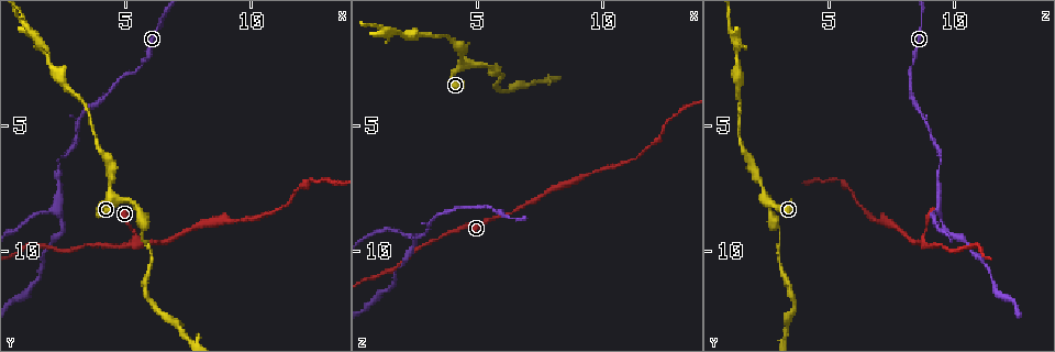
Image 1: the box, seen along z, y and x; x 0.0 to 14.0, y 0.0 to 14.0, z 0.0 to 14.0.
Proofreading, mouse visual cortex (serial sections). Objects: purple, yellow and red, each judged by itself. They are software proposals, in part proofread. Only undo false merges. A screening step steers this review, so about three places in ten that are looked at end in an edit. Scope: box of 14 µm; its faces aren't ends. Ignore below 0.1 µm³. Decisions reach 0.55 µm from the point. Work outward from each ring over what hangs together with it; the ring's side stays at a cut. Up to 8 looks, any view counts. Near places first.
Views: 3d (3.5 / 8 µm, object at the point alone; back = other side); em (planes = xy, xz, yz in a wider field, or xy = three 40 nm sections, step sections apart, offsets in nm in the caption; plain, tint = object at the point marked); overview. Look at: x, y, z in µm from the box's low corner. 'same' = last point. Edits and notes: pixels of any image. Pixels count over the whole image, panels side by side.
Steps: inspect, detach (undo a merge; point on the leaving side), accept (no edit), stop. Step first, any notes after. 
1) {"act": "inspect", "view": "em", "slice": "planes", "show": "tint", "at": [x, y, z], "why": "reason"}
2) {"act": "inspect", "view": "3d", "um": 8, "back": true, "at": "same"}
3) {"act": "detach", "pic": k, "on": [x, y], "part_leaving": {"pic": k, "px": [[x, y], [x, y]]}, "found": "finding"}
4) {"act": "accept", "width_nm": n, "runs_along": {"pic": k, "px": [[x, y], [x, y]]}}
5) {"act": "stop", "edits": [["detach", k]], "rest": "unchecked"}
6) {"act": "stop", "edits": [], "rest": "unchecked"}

{"act": "inspect", "view": "3d", "um": 3.5, "at": [5.3, 8.1, 2.5], "why": "a narrow waist"}

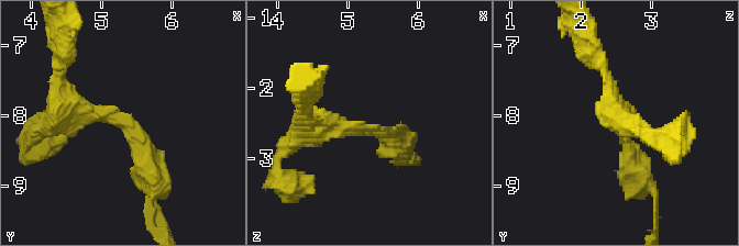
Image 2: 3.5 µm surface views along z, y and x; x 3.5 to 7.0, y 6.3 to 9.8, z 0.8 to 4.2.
{"act": "inspect", "view": "em", "slice": "planes", "show": "tint", "at": [5.35, 8.10, 2.60], "arm_widths_nm": [300, 300]}

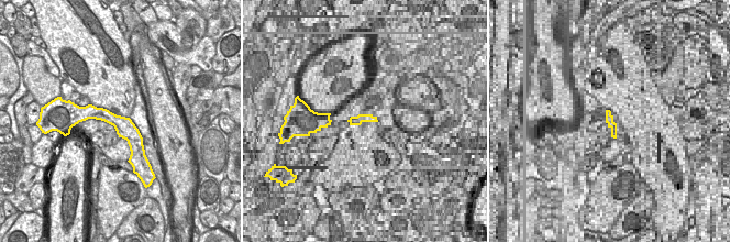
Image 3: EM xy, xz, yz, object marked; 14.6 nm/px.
{"act": "accept", "width_nm": 280, "runs_along": {"pic": 3, "px": [[84, 117], [113, 119], [140, 147]]}, "found": "continuous, no second cell"}

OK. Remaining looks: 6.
{"act": "inspect", "view": "3d", "um": 3.5, "at": [5.5, 9.5, 8.7]}

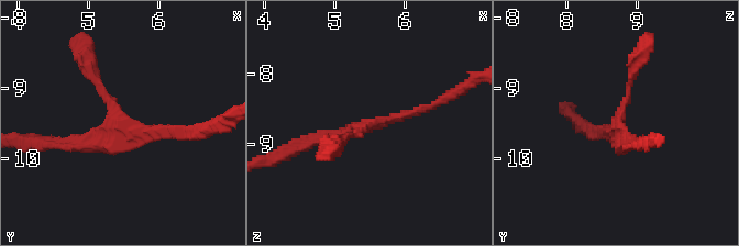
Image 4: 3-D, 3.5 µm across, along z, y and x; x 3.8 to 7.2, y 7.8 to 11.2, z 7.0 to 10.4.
{"act": "inspect", "view": "em", "slice": "xy", "step": 1, "show": "tint", "at": [5.45, 9.45, 8.75], "why": "now the EM"}

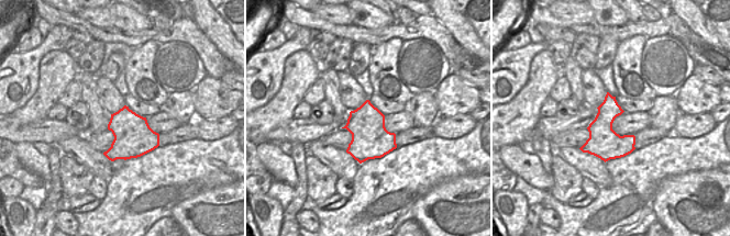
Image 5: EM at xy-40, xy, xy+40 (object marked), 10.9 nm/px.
{"act": "accept", "runs_along": {"pic": 4, "px": [[85, 57], [136, 135], [184, 131]]}, "found": "all the same cell"}

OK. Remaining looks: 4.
{"act": "inspect", "view": "3d", "um": 3.5, "at": [2.4, 8.2, 9.4], "why": "arms part here"}

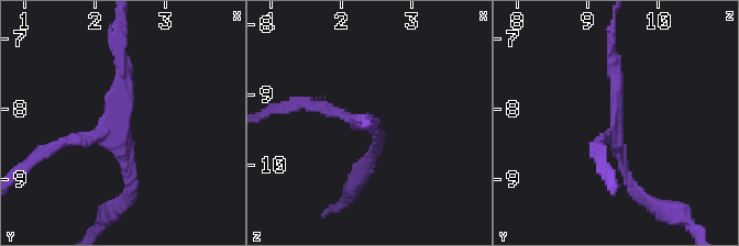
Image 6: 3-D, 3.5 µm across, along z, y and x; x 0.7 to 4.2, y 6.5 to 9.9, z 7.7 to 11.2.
{"act": "inspect", "view": "em", "slice": "xy", "step": 2, "show": "tint", "at": [2.35, 8.20, 9.40], "arms": 3, "arm_widths_nm": [150, 150, 200]}

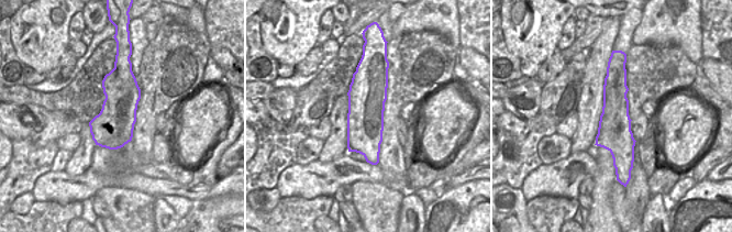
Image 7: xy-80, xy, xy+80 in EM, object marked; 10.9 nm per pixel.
{"act": "inspect", "view": "em", "slice": "xy", "step": 3, "show": "tint", "at": "same", "why": "another direction"}

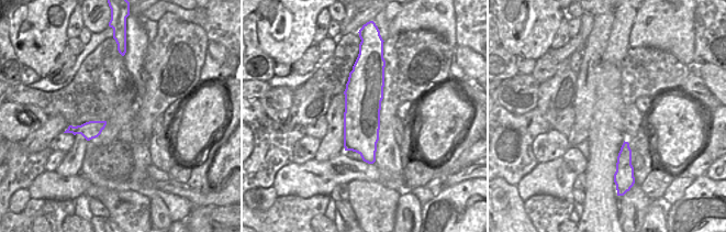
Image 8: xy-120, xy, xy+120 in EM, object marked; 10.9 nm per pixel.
{"act": "accept", "runs_along": {"pic": 6, "px": [[611, 47], [617, 148], [637, 192]]}, "found": "continuous, no second cell"}

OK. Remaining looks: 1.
{"act": "stop", "edits": [], "rest": "unchecked"}

